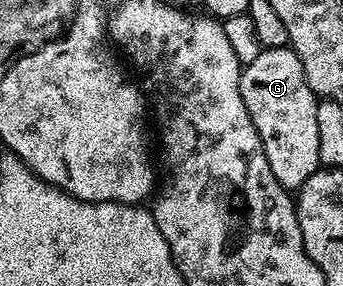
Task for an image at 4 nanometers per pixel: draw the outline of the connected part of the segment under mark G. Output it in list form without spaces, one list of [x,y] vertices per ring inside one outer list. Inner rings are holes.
[[[288,45],[263,48],[255,61],[243,66],[241,96],[256,127],[256,133],[260,133],[260,145],[264,145],[264,157],[268,157],[268,165],[276,181],[280,181],[280,185],[287,191],[297,192],[298,188],[304,185],[304,181],[312,177],[312,173],[320,170],[320,132],[317,118],[317,107],[320,101],[307,84],[299,55]]]

